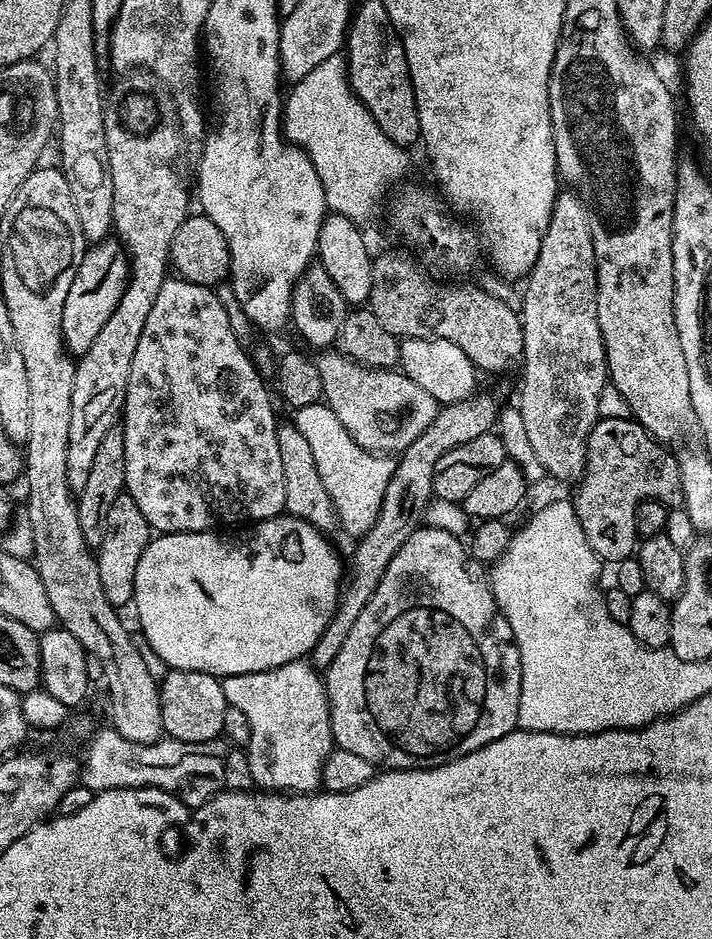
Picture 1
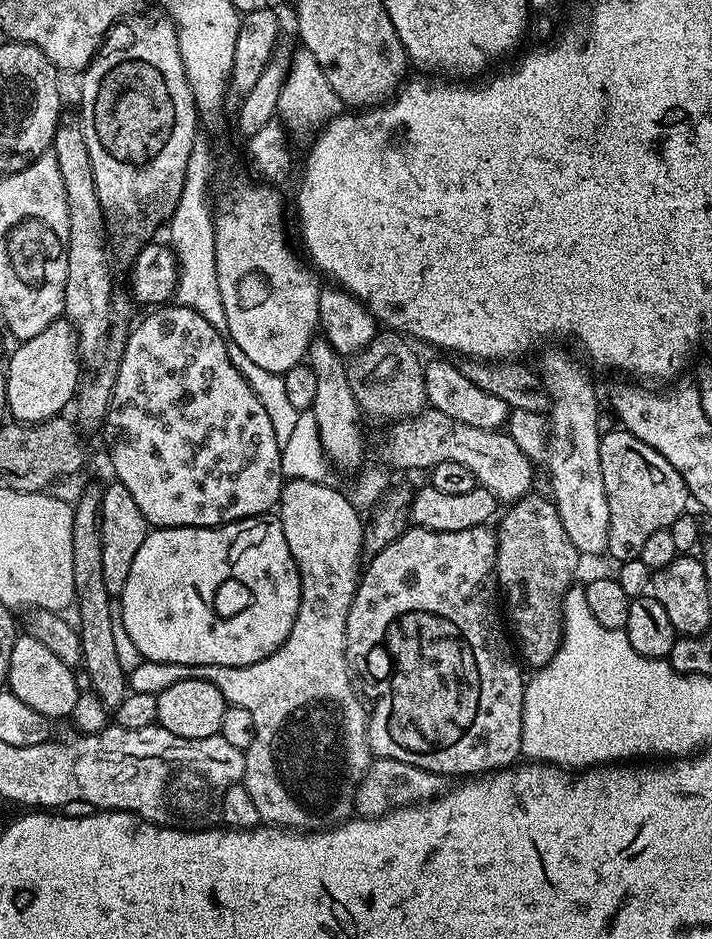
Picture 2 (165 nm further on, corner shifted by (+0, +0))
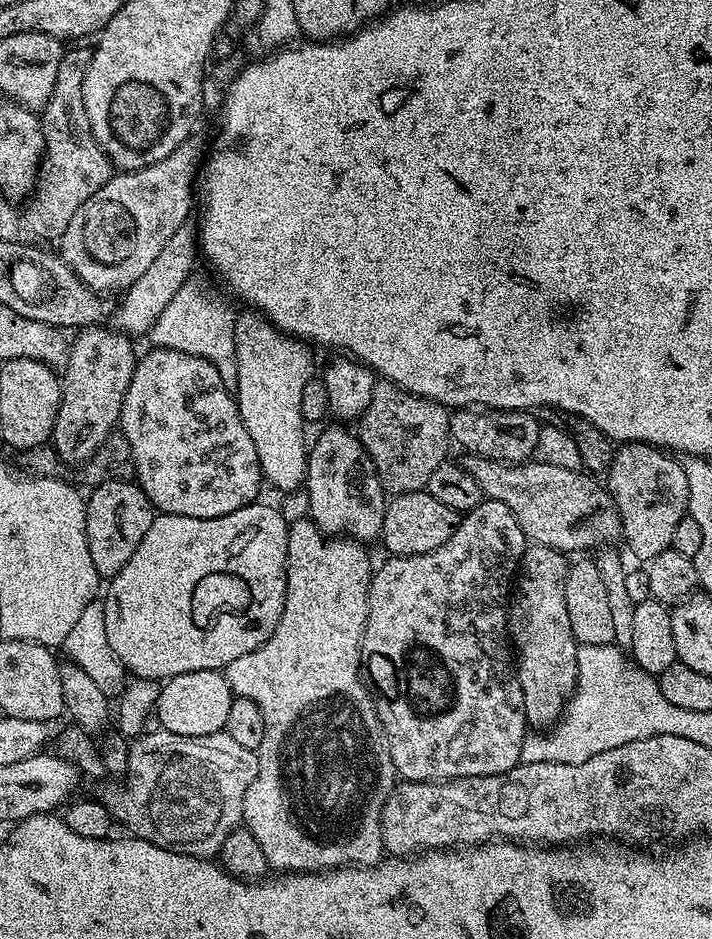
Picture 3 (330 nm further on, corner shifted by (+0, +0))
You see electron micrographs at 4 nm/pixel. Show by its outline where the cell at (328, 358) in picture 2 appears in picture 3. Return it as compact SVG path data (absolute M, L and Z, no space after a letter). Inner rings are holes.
M347 427L328 428L316 441L311 441L308 450L308 469L304 475L303 491L308 493L308 516L320 531L341 538L351 538L361 542L377 539L382 530L386 493L376 473L374 462L366 454L359 435L347 432Z

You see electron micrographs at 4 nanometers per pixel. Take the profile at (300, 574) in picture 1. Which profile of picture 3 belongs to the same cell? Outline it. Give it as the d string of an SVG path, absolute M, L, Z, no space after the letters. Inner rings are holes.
M257 502L242 506L242 510L234 510L234 514L226 514L218 518L194 518L186 520L178 514L159 515L153 519L152 528L146 530L142 542L138 542L138 550L130 557L130 562L118 570L118 574L107 581L106 591L102 599L106 610L106 639L110 642L110 650L122 662L125 673L142 680L163 682L178 674L186 674L194 670L222 670L234 658L242 658L242 654L250 654L250 650L258 650L274 634L278 626L278 618L282 618L282 610L286 602L286 582L288 581L288 526L280 513L279 507Z

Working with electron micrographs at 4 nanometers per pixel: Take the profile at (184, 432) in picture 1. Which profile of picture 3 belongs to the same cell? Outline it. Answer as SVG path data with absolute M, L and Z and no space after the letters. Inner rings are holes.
M152 348L148 350L145 356L143 353L136 361L136 369L130 378L130 386L126 386L126 398L122 402L118 432L119 435L126 438L126 442L130 442L130 450L134 458L134 470L136 471L135 483L139 484L146 494L146 498L150 498L153 509L157 513L165 516L178 514L186 520L218 518L226 514L234 514L234 510L242 510L242 506L257 503L261 499L260 484L263 485L265 483L265 478L258 462L258 450L254 450L254 442L250 438L250 430L246 430L246 426L242 422L240 411L236 405L235 395L228 391L222 378L219 376L218 370L206 358L190 353L182 353L178 350L170 350L169 348Z

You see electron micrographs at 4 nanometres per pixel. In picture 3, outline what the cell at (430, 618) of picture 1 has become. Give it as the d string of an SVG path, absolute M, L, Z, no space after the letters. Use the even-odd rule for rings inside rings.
M483 499L478 506L459 517L455 532L429 552L413 552L411 556L392 556L372 573L372 585L368 595L368 617L360 643L360 662L366 673L367 683L374 693L376 716L386 737L388 753L401 781L461 780L463 776L489 776L502 774L521 763L522 742L529 731L522 686L516 677L514 652L508 635L508 609L510 593L514 588L520 562L524 559L526 541L522 526L510 514L510 506L502 506L497 500Z

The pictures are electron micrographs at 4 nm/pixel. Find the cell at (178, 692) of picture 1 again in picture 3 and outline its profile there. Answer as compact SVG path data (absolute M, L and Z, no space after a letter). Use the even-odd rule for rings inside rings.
M194 670L178 674L160 684L154 717L160 723L157 725L165 732L183 736L209 736L224 731L233 695L232 687L226 682L223 671Z

